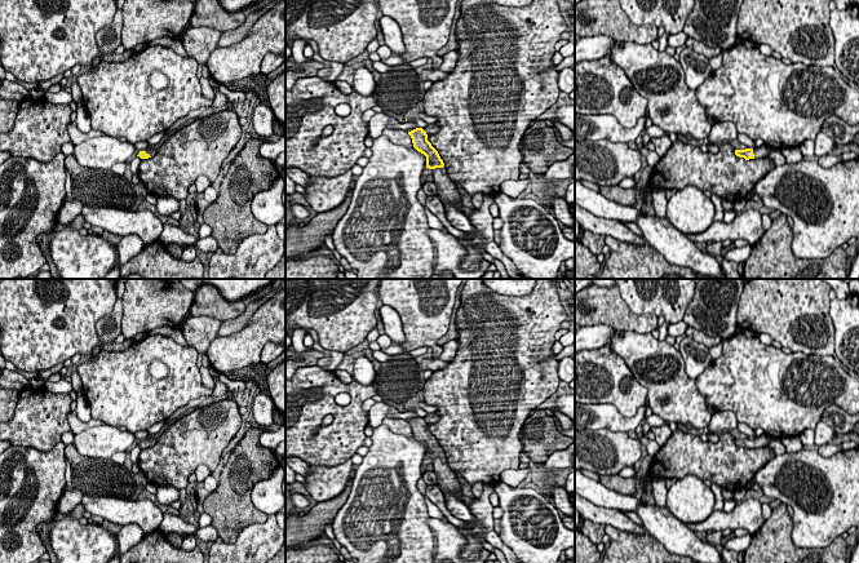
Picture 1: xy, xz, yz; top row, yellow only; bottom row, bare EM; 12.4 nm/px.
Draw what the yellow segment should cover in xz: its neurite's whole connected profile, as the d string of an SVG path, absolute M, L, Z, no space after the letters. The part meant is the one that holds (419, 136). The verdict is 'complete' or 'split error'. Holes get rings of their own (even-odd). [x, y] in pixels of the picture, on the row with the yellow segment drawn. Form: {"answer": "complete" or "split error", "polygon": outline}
{"answer": "split error", "polygon": "M416 128L408 134L412 138L413 147L426 156L426 168L433 170L433 181L438 189L438 198L442 203L450 203L452 207L462 212L461 195L447 174L444 163L438 151L428 141L428 134L422 128Z"}

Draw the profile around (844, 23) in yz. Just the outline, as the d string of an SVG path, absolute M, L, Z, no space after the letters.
M850 3L845 10L832 10L829 27L834 36L834 65L859 87L859 6Z

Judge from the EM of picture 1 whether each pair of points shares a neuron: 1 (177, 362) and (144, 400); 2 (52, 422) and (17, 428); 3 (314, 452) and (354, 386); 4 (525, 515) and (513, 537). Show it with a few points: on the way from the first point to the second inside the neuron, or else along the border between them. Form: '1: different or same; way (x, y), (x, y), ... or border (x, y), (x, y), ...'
1: same; way (177, 375), (177, 381), (156, 399)
2: same; way (43, 422), (26, 428)
3: same; way (331, 435), (353, 413), (354, 403)
4: same; way (525, 521), (518, 532)

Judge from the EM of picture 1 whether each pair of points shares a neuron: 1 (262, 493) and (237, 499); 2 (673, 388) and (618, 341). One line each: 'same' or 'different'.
1: different
2: same

